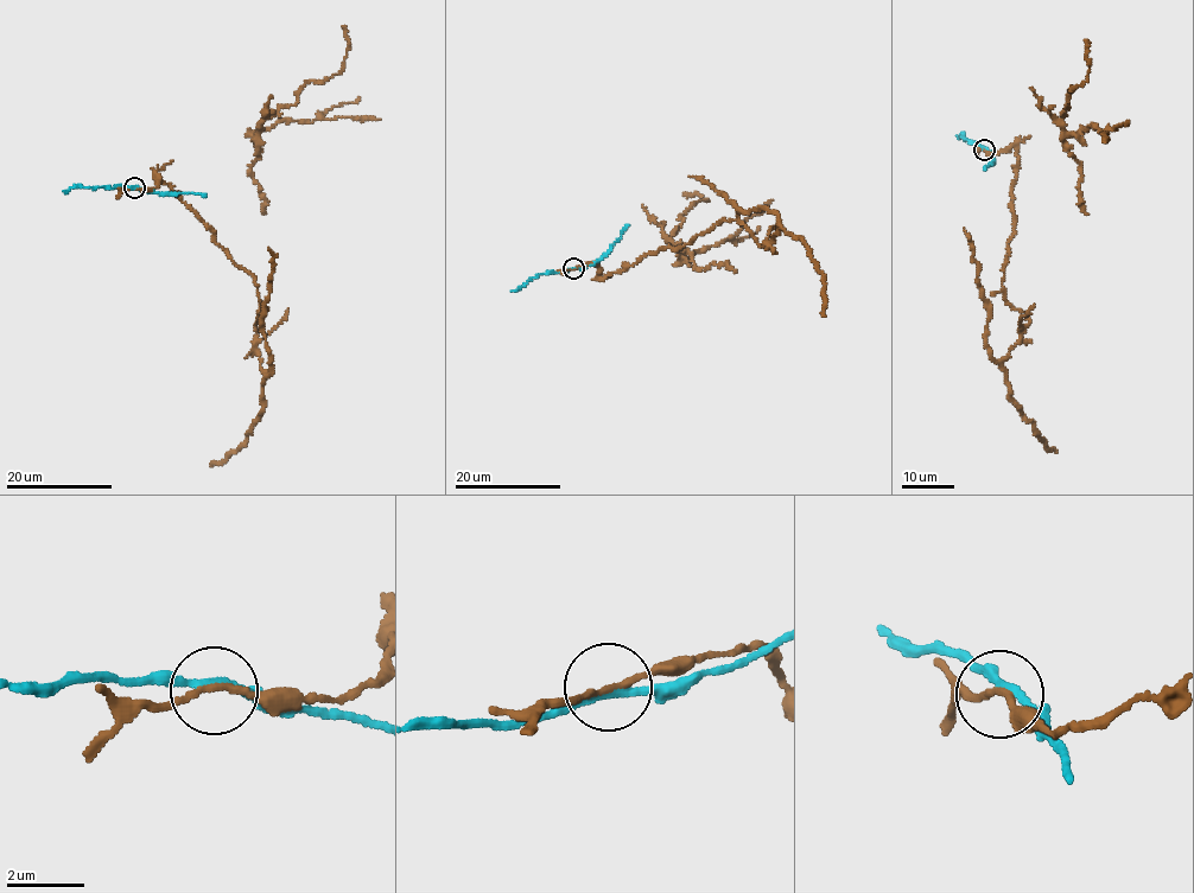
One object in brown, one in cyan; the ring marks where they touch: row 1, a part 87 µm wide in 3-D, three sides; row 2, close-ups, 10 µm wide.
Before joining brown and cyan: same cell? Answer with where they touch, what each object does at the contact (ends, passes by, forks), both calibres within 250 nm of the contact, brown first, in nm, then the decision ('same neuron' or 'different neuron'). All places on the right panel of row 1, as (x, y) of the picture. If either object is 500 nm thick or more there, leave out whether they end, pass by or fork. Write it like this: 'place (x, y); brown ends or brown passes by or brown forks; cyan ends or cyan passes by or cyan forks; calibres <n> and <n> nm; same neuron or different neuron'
place (984, 150); brown passes by; cyan passes by; calibres 140 and 200 nm; different neuron

